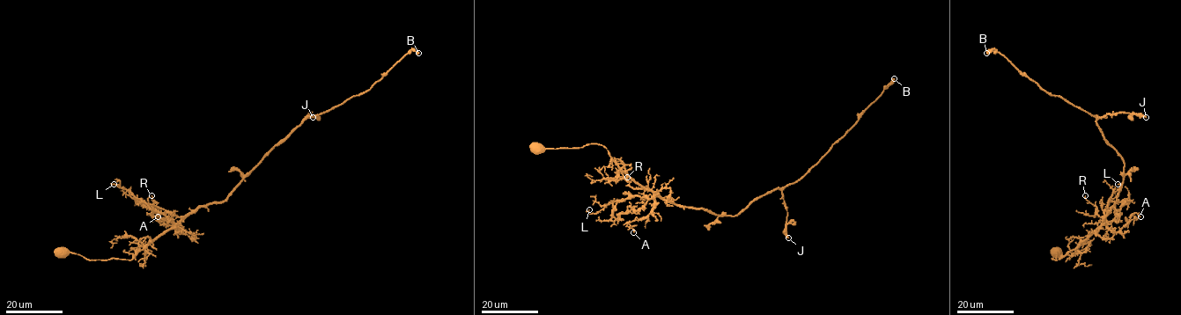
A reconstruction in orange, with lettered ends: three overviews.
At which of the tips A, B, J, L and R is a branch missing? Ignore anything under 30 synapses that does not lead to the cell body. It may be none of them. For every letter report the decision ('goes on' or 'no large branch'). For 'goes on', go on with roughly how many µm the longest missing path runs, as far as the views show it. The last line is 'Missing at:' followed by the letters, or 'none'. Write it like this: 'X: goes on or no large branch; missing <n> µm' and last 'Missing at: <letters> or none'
A: no large branch
B: no large branch
J: no large branch
L: no large branch
R: no large branch
Missing at: none

